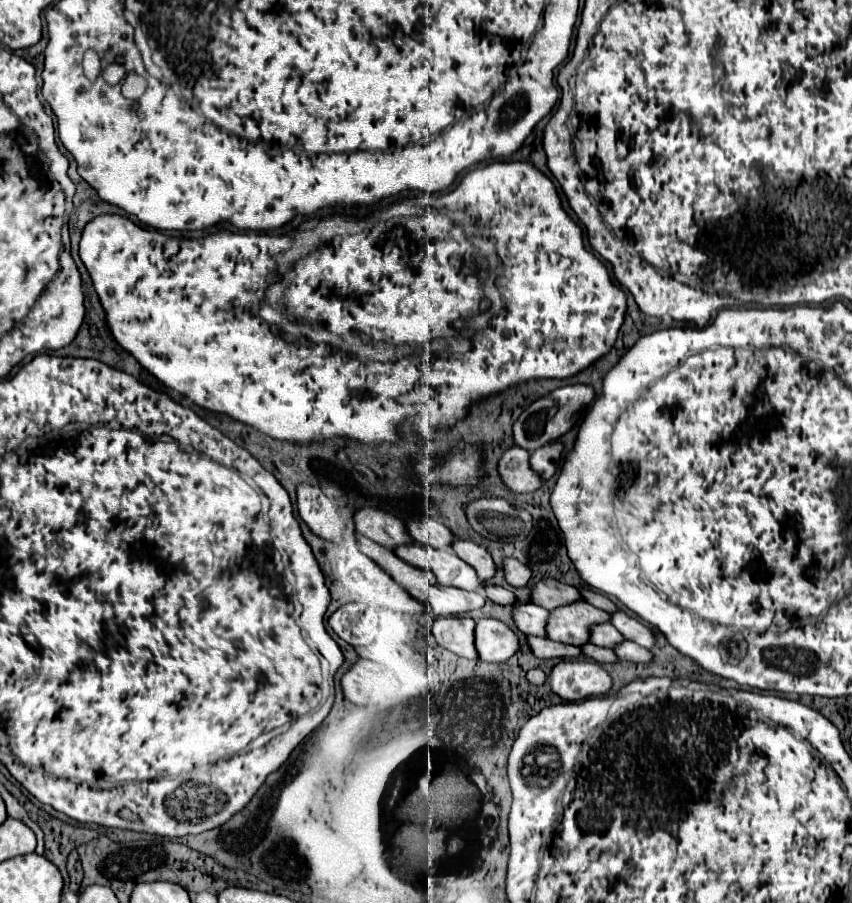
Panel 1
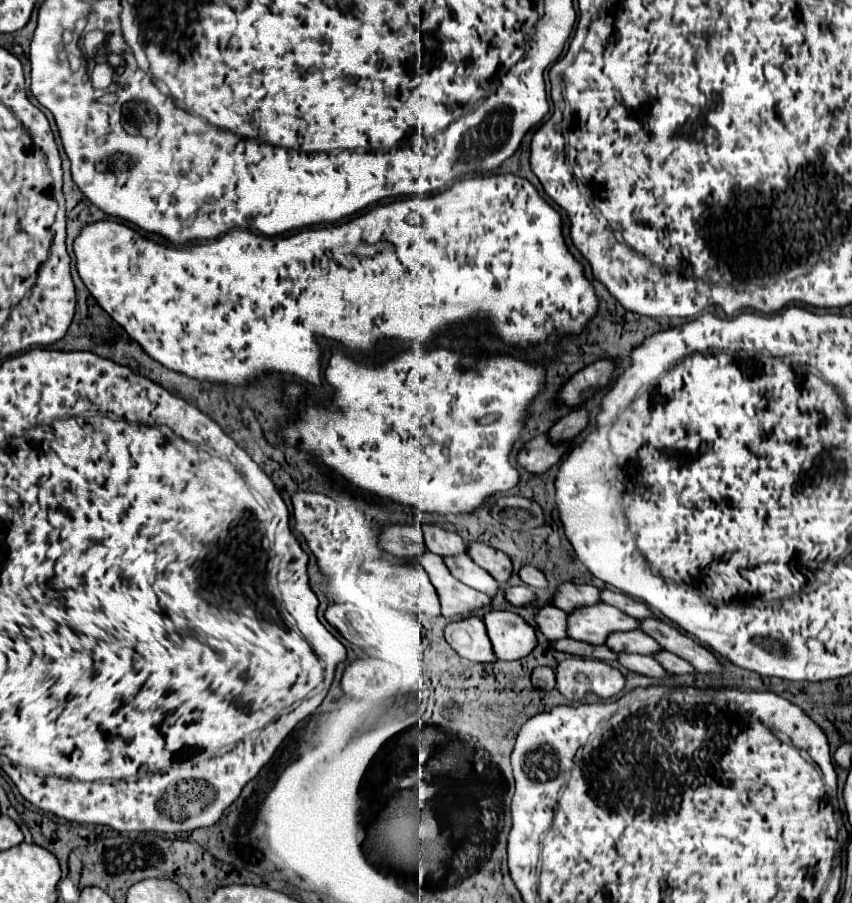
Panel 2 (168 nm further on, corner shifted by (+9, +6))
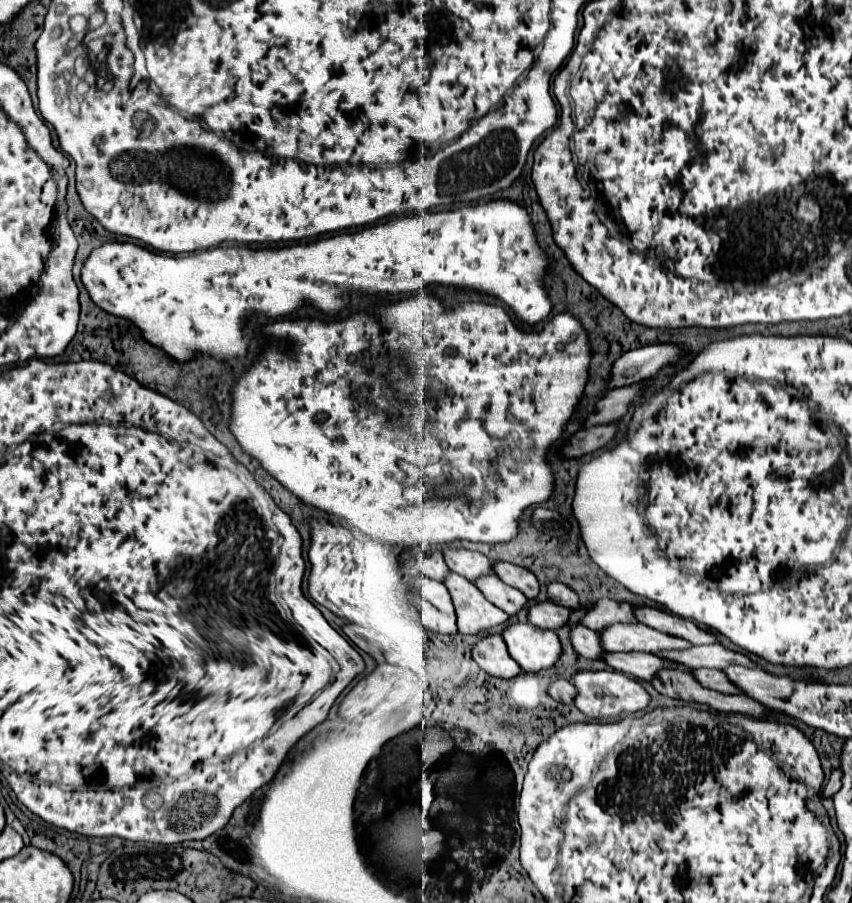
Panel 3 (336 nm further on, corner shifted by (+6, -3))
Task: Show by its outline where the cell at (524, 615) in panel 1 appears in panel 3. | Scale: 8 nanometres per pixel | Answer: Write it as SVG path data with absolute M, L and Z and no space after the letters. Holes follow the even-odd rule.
M570 625L570 643L574 647L574 651L582 657L588 659L598 659L604 649L600 649L600 641L598 641L598 633L592 629L586 629L582 625Z

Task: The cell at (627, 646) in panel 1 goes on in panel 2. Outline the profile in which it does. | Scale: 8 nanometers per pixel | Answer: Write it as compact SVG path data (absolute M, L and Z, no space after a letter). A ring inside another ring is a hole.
M661 650L661 652L655 654L655 658L667 668L667 672L673 672L673 674L695 674L697 672L691 664L687 664L683 658L675 656L673 652Z

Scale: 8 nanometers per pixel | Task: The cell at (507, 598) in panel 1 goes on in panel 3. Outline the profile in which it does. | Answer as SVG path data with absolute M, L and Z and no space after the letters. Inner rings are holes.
M552 601L534 603L528 609L528 621L532 625L540 627L540 629L556 629L556 627L562 627L562 625L566 625L568 615L570 615L570 609L566 609L562 605L556 605Z

